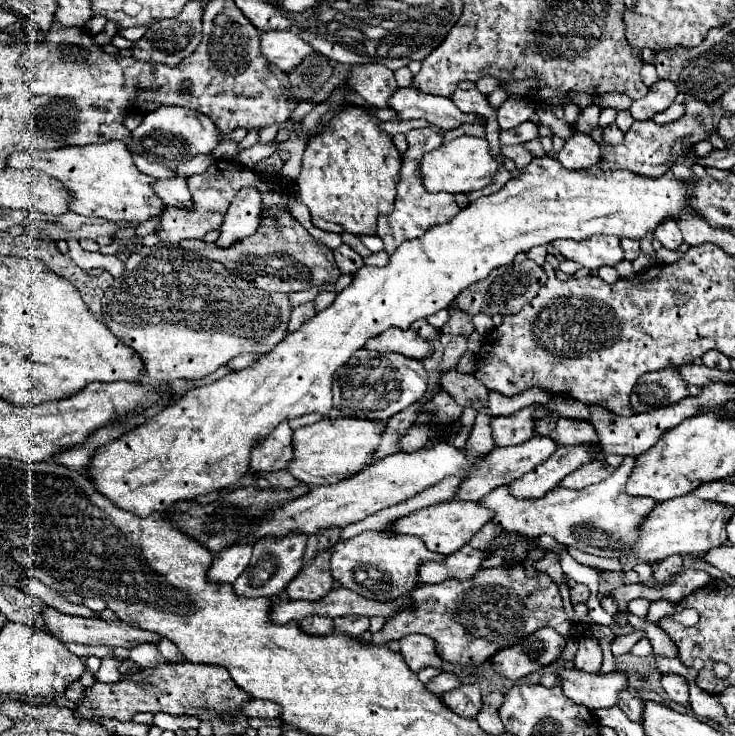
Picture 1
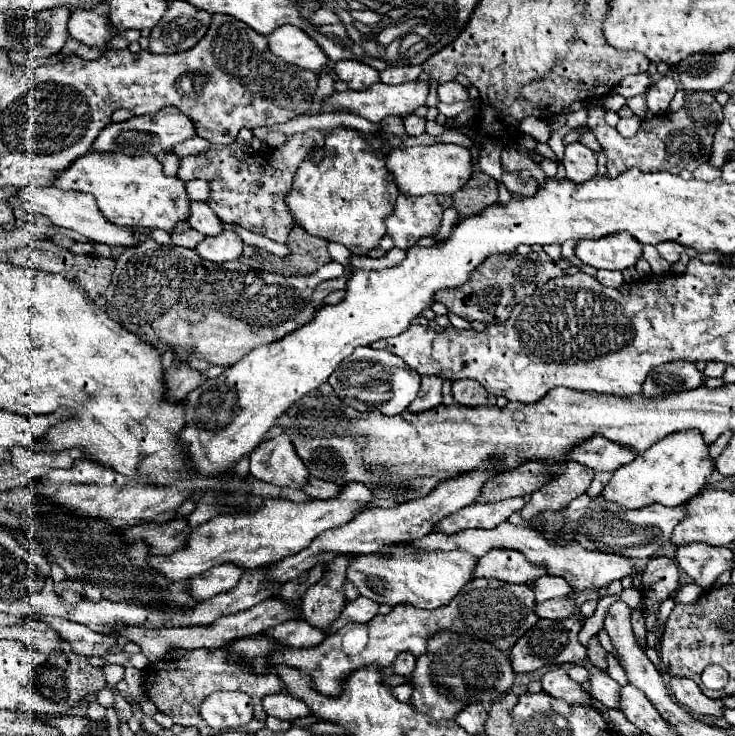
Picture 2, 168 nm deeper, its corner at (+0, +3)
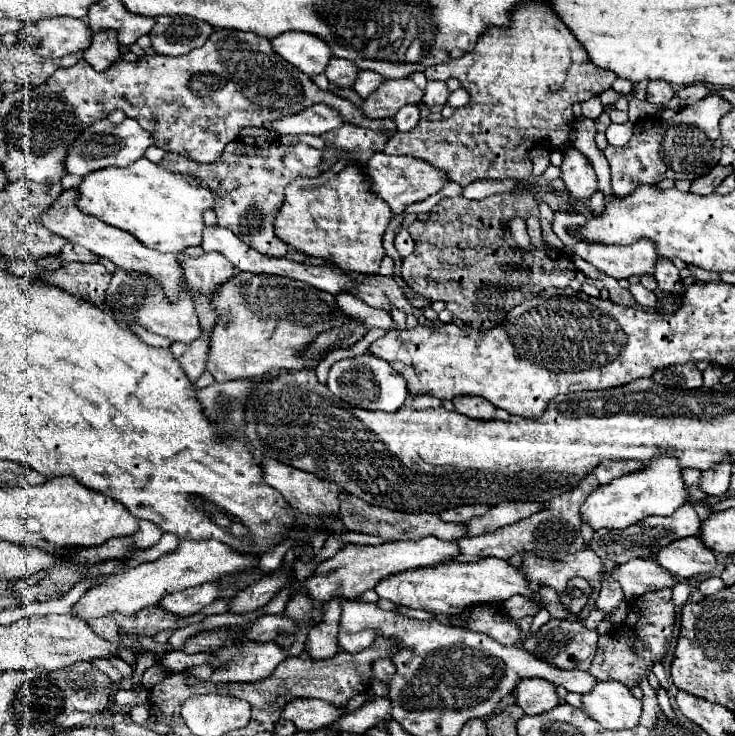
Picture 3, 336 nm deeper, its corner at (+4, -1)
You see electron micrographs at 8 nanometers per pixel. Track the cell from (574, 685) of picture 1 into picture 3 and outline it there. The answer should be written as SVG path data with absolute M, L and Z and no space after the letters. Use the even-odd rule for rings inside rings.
M542 678L518 680L514 688L514 698L516 698L516 706L520 706L524 714L532 714L532 716L540 712L548 712L558 704L556 686Z

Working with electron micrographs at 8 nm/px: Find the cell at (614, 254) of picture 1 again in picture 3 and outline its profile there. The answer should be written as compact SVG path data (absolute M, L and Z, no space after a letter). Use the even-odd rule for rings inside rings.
M642 238L628 246L606 246L606 244L588 244L576 242L574 246L566 246L566 250L574 256L596 266L600 272L620 280L630 276L652 276L654 264L658 262L660 254L654 248L654 242Z

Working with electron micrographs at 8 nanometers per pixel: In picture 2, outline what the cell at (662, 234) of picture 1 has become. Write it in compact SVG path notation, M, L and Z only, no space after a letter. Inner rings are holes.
M670 240L668 242L662 242L662 244L656 244L656 248L658 248L658 252L660 252L660 256L664 258L664 260L668 260L668 264L676 264L678 262L678 256L682 254L682 246L680 244L672 244Z

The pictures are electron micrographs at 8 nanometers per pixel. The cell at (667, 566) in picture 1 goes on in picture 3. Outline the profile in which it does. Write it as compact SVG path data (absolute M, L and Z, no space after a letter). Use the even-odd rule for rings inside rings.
M670 588L642 594L640 598L632 600L622 630L614 628L616 634L600 636L598 650L590 666L590 674L596 680L618 680L626 688L638 686L642 678L648 678L652 666L664 660L674 636L674 624L676 624L676 606L672 602Z

